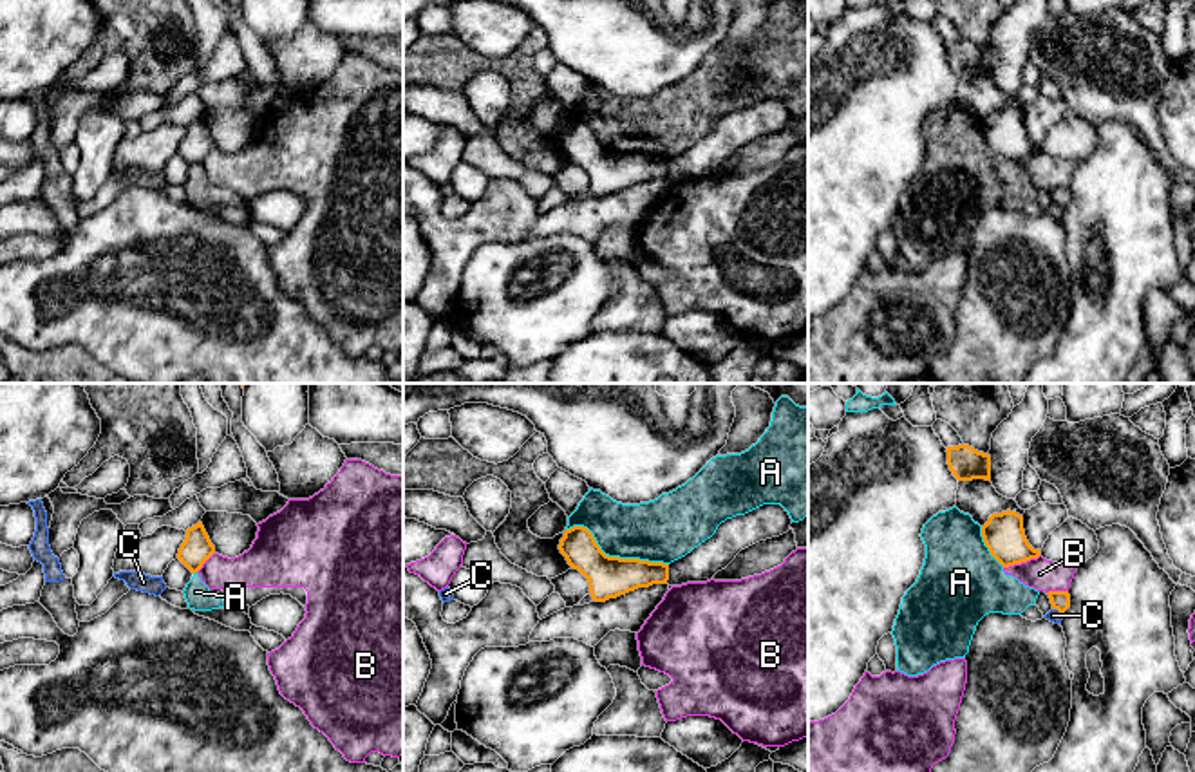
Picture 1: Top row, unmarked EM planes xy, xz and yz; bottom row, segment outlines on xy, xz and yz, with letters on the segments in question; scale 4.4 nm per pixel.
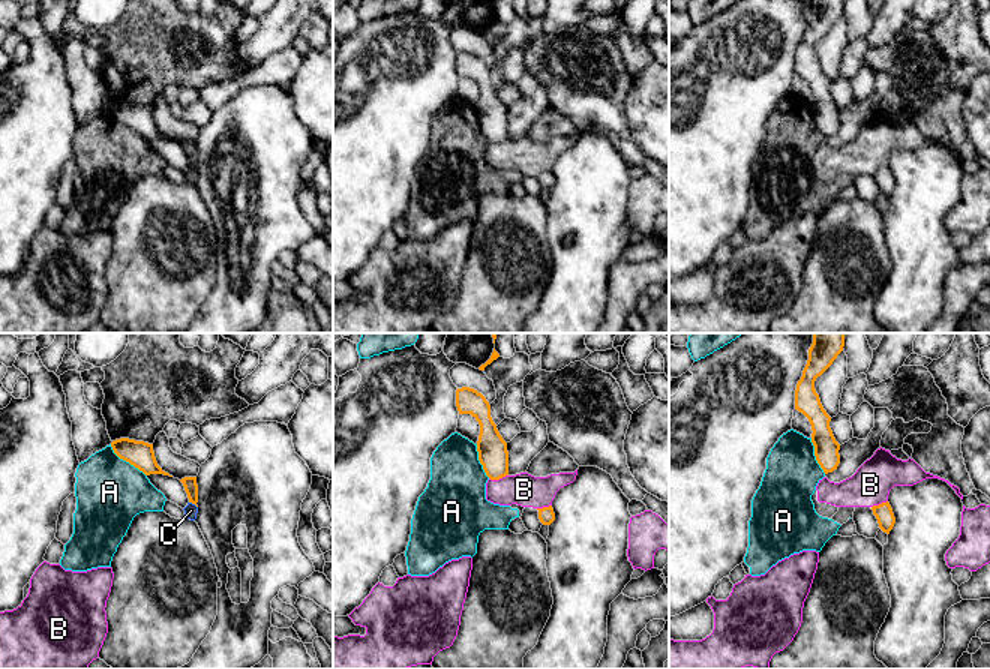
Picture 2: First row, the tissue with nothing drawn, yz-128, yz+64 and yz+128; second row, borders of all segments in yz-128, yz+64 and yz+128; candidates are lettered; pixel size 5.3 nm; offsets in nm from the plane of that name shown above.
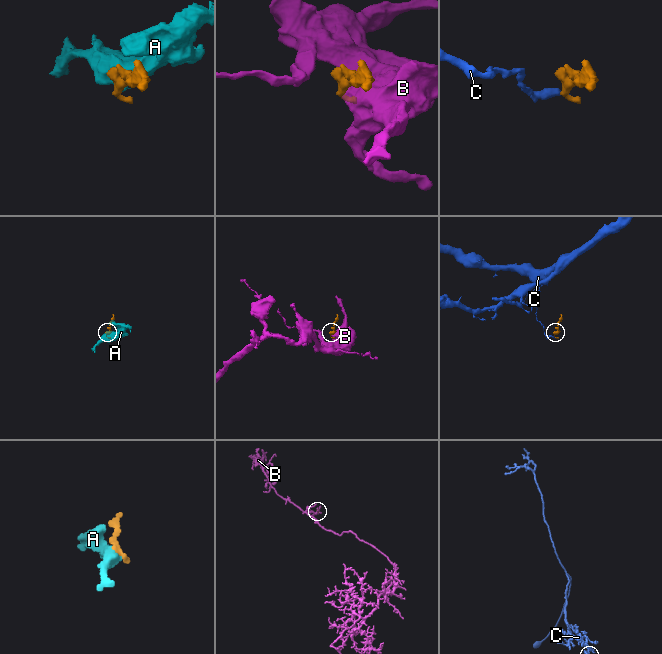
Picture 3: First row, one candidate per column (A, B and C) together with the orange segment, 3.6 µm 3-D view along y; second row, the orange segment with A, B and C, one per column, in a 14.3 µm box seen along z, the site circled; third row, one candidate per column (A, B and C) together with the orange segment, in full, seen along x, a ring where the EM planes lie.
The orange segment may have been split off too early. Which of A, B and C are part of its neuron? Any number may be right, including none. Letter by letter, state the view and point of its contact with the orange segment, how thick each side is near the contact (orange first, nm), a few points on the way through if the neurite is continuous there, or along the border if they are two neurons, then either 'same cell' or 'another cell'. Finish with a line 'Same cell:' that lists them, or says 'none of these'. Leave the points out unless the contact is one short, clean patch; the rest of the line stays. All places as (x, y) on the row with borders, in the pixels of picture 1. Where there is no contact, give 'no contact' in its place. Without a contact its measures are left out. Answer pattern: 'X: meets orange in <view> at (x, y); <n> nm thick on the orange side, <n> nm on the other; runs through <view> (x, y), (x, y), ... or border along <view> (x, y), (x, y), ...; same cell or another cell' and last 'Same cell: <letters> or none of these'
A: meets orange in xz at (615, 557); 190 nm thick on the orange side, 280 nm on the other; another cell
B: meets orange in yz at (1022, 561); 180 nm thick on the orange side, 140 nm on the other; border along yz (1040, 554), (1004, 568); another cell
C: meets orange in yz at (1058, 610); 90 nm thick on the orange side, 60 nm on the other; border along yz (1053, 608), (1062, 613); another cell
Same cell: none of these

